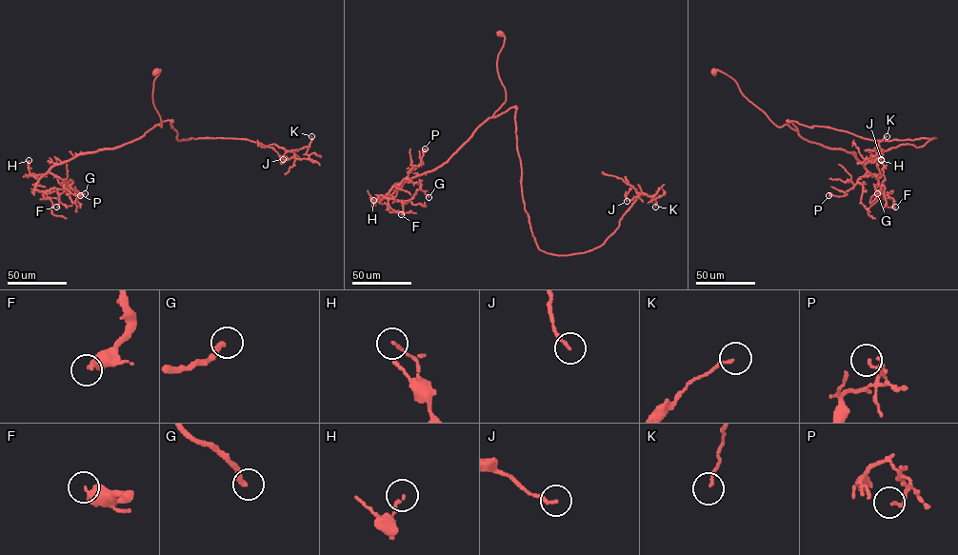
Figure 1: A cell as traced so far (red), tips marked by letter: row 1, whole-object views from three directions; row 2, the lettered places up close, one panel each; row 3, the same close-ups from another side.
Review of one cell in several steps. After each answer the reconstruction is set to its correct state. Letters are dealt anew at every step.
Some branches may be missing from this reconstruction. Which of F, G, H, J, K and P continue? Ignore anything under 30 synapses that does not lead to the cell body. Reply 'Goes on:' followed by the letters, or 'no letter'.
Goes on: no letter

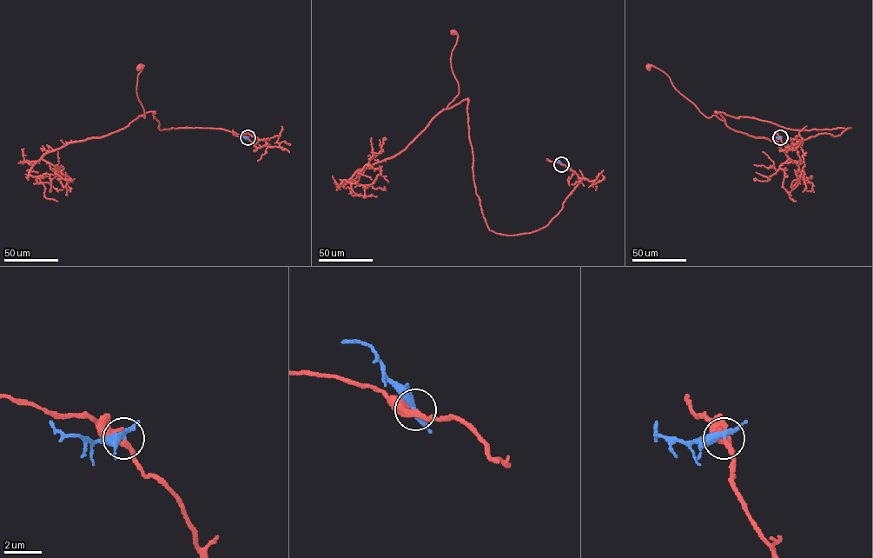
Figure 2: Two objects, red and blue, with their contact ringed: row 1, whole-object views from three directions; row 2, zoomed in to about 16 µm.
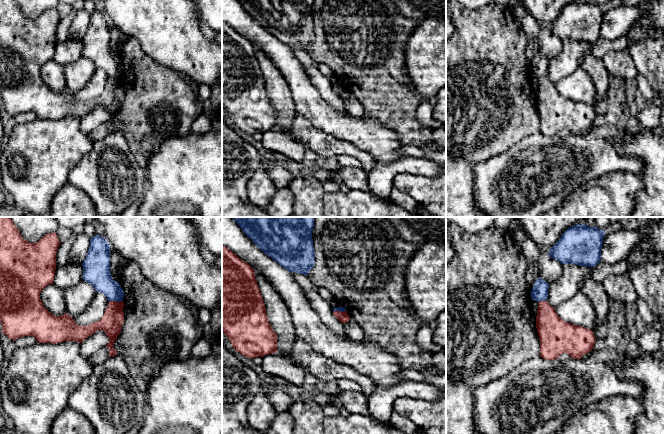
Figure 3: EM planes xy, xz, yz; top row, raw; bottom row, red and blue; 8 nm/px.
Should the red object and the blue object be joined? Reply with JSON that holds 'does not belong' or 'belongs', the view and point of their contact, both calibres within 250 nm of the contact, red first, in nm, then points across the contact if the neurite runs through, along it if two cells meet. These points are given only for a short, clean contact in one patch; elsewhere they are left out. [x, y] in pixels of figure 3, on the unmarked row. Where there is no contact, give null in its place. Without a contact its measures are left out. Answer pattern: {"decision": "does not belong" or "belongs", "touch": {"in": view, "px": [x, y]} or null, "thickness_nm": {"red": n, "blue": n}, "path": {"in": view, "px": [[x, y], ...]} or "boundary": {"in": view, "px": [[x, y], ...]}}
{"decision": "belongs", "touch": {"in": "xy", "px": [115, 77]}, "thickness_nm": {"red": 170, "blue": 190}, "path": {"in": "xy", "px": [[111, 98], [114, 91], [115, 77], [115, 70], [98, 51]]}}

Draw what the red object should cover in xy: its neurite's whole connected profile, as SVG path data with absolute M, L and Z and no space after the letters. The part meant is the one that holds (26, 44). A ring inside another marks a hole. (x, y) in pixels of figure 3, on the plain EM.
M0 0L0 98L2 109L9 115L16 116L24 112L33 112L39 119L61 119L76 117L82 119L98 106L103 106L109 118L109 132L117 131L113 124L124 98L124 67L114 57L110 46L110 21L100 11L90 15L90 22L83 42L83 56L91 60L96 68L103 69L108 75L108 82L103 93L87 102L79 102L67 89L54 92L43 81L41 67L53 60L56 46L56 29L60 17L56 8L48 9L38 18L24 16L15 0Z

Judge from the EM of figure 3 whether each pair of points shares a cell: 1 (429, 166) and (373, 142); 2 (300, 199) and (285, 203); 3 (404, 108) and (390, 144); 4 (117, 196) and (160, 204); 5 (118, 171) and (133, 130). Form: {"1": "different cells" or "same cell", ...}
{"1": "different cells", "2": "different cells", "3": "different cells", "4": "different cells", "5": "different cells"}

